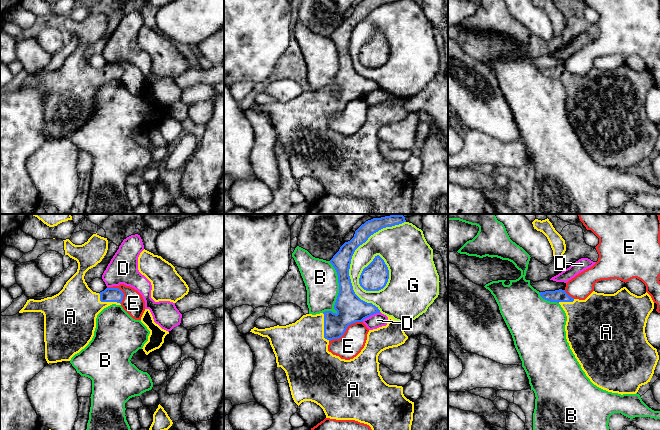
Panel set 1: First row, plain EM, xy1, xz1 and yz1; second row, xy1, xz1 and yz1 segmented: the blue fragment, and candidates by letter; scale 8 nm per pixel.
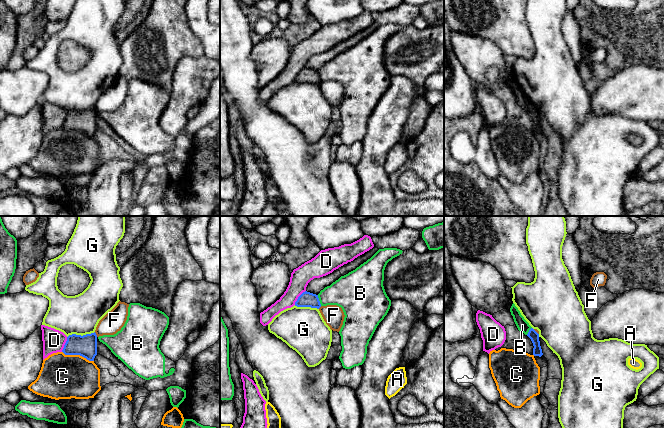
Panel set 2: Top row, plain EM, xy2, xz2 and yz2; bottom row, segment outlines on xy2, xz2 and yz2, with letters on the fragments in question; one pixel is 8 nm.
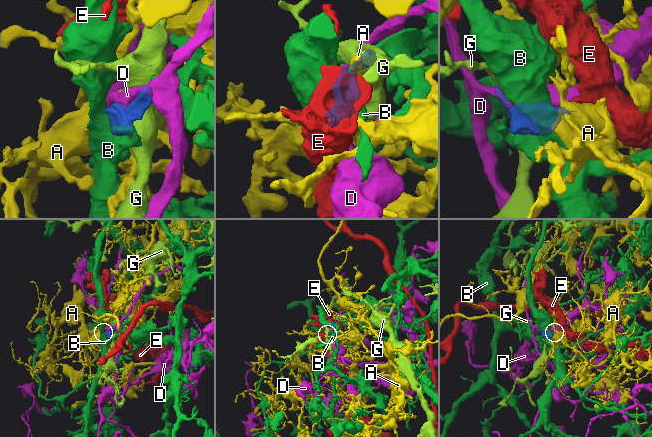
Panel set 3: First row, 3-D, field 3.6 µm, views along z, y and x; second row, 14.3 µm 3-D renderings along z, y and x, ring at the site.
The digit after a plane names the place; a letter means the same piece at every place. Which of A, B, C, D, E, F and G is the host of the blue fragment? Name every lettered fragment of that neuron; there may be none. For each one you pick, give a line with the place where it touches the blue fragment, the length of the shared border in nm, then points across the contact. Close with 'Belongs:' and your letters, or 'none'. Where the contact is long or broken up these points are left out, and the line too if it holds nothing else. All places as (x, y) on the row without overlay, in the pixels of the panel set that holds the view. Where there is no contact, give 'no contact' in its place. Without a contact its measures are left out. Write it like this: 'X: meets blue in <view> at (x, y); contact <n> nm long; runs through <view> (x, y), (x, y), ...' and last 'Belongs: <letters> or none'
A: meets blue in xz1 at (324, 104); contact 240 nm long
Belongs: A

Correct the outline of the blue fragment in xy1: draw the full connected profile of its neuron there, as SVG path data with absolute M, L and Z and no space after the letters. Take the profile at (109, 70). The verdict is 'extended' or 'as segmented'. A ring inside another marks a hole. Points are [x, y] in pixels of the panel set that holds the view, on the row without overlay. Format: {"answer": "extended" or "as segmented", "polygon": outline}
{"answer": "extended", "polygon": "M96 9L82 21L75 21L69 15L63 17L65 31L78 39L77 48L58 70L41 76L29 75L19 87L19 89L41 88L44 91L45 135L48 140L70 137L75 130L84 125L94 112L97 91L112 80L121 81L124 72L118 64L106 64L100 69L93 68L84 55L85 49L100 39L106 31L107 14Z"}

